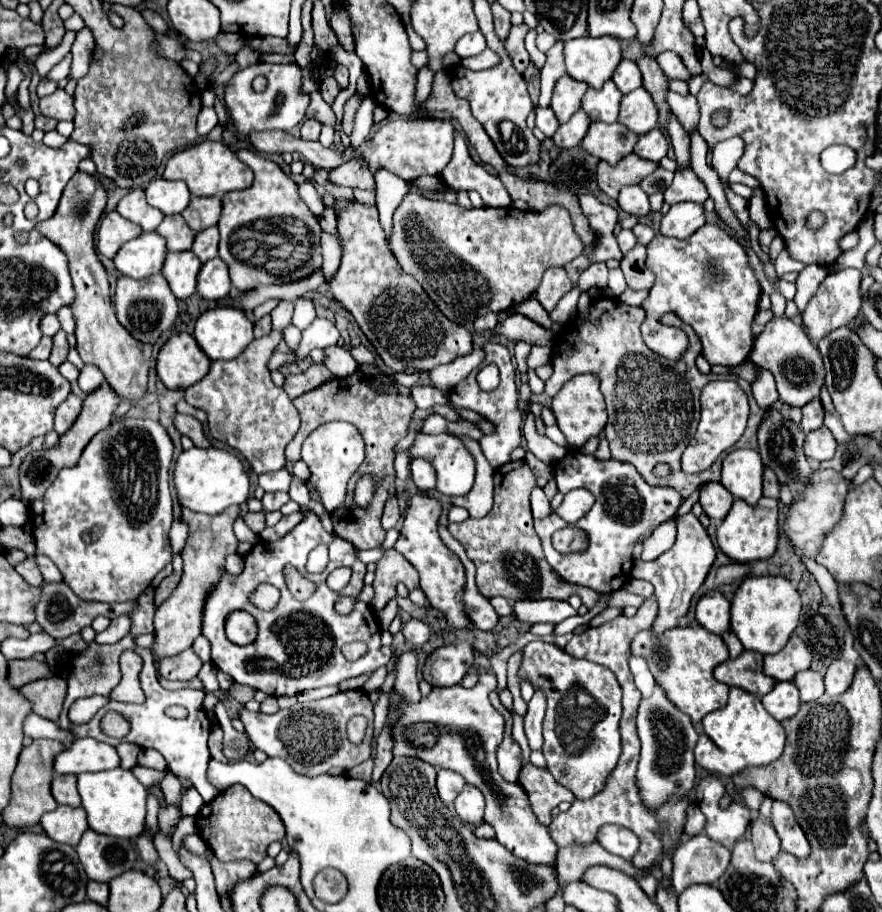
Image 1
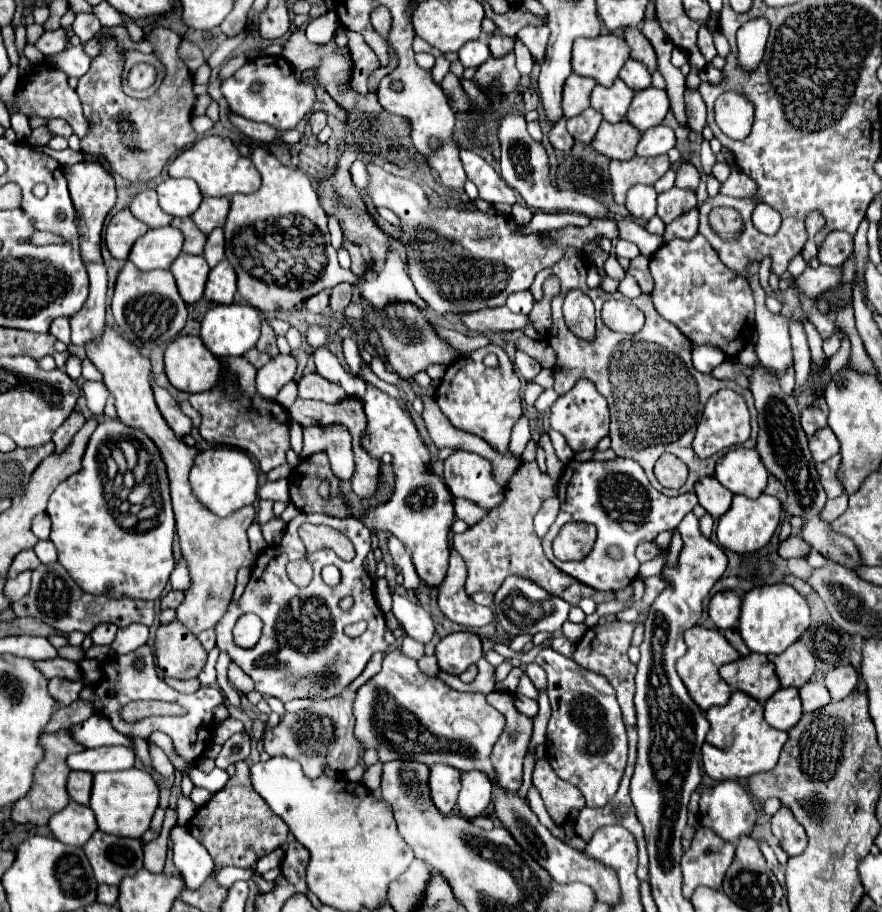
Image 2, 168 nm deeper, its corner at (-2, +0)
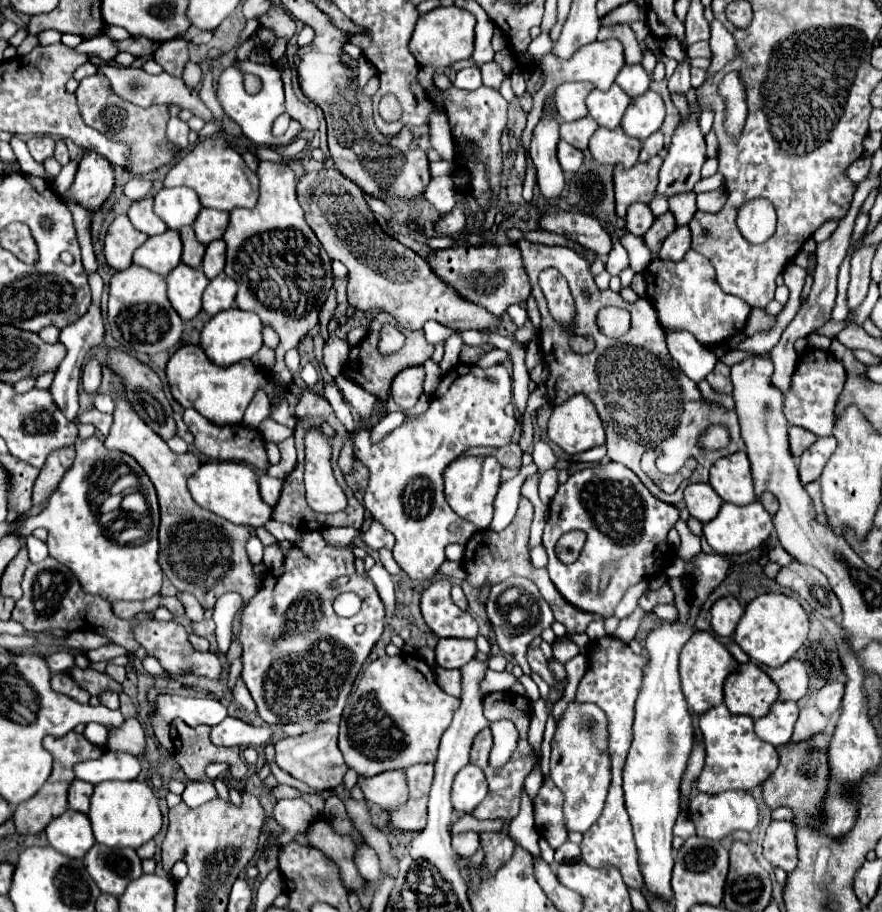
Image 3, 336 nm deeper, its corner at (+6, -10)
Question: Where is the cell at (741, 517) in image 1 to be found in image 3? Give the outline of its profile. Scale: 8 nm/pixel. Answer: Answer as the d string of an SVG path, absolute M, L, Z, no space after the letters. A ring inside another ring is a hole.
M723 502L719 514L707 522L703 526L703 534L709 542L709 546L717 552L717 554L745 554L753 548L759 548L765 538L769 538L769 534L773 532L773 522L771 522L771 514L761 506L761 502L749 502L745 506L737 506L731 502Z

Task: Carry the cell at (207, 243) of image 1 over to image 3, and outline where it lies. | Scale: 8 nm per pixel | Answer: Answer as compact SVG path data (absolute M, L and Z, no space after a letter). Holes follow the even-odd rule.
M213 240L207 246L201 268L203 268L207 278L215 278L219 272L223 272L223 266L225 266L225 242L223 240Z

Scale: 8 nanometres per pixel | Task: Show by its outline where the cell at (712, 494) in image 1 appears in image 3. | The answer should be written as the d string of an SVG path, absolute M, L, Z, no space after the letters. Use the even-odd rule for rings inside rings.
M687 484L685 504L689 514L705 524L719 514L723 500L717 498L717 492L709 484Z

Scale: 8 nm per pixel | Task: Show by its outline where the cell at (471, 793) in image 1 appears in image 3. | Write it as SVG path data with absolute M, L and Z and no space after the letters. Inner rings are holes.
M467 764L461 768L453 780L453 790L451 790L451 802L453 808L459 814L469 814L477 808L477 804L485 798L487 794L487 782L485 774L479 766Z

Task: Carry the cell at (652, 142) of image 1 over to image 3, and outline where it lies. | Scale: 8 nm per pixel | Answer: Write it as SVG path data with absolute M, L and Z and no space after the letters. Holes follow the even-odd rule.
M655 132L647 140L643 140L643 148L641 148L641 154L639 154L639 162L647 162L649 158L657 156L661 150L663 150L663 134L661 132Z

